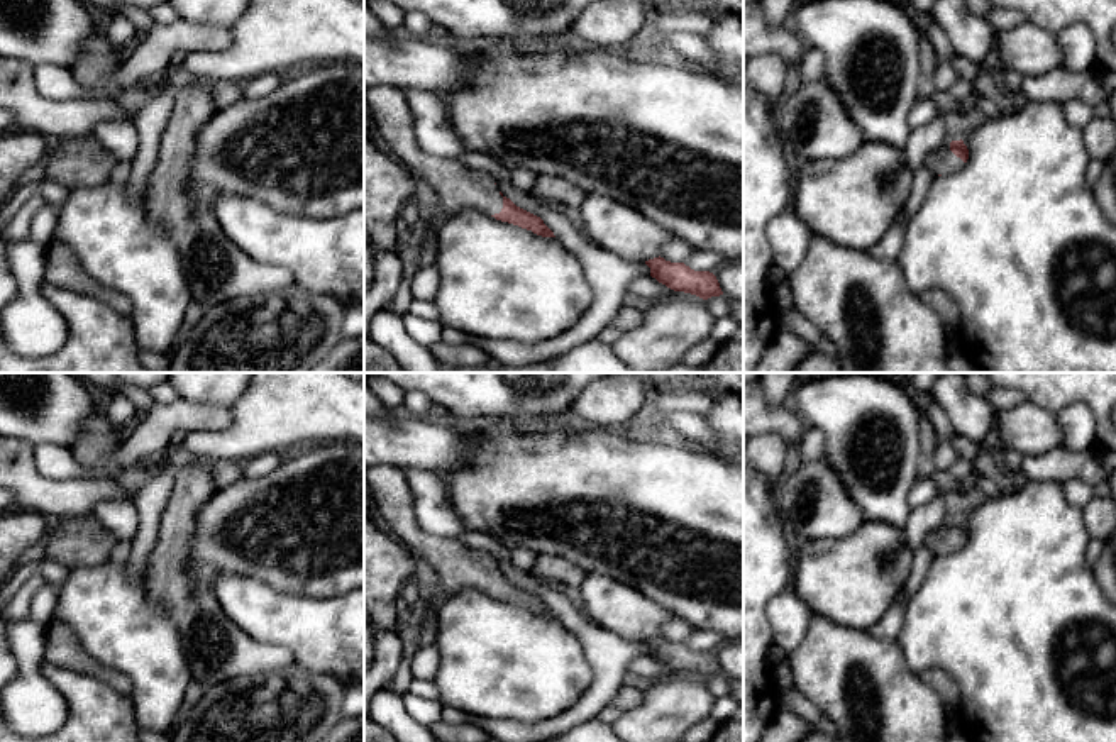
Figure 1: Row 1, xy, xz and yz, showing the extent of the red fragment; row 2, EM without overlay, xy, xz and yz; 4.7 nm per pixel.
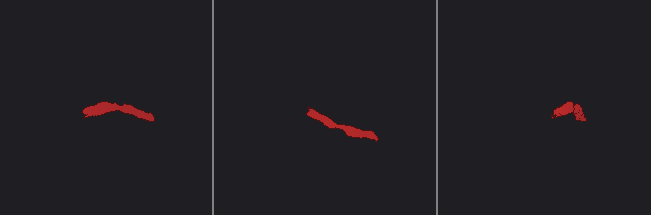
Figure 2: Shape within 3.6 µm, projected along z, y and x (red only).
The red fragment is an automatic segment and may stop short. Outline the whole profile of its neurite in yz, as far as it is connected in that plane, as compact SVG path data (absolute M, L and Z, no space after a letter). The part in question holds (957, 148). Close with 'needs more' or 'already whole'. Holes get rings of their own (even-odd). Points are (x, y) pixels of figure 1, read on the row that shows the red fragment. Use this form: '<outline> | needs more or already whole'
M960 139L960 141L952 141L940 151L928 156L925 166L935 173L935 178L938 178L940 174L945 176L960 171L967 163L967 159L969 159L969 149Z | needs more

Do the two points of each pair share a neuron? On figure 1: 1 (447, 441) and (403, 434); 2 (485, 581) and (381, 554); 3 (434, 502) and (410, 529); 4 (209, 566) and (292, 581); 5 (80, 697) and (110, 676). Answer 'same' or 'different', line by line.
1: same
2: different
3: different
4: same
5: different

